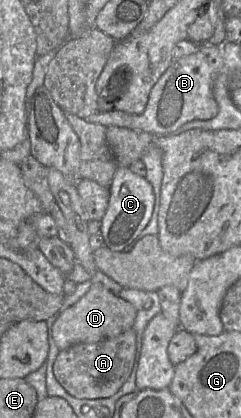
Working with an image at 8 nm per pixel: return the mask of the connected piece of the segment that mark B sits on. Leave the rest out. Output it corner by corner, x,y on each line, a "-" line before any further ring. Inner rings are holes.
218,45
199,48
193,54
173,59
150,91
147,105
141,114
123,111
99,112
87,117
89,123
127,127
142,130
158,136
167,136
192,120
210,120
218,113
218,104
212,94
213,75
223,65
223,50

